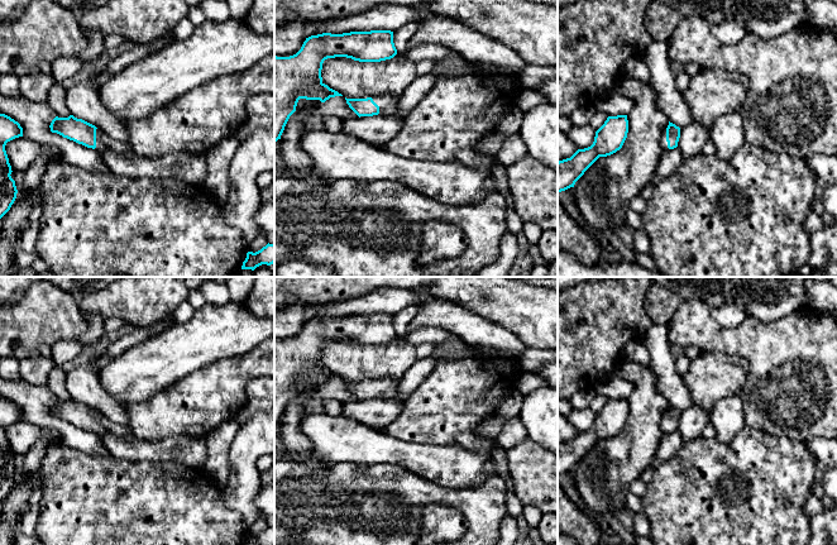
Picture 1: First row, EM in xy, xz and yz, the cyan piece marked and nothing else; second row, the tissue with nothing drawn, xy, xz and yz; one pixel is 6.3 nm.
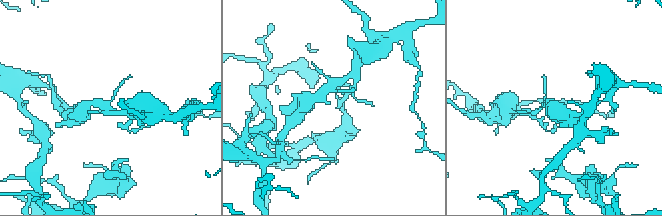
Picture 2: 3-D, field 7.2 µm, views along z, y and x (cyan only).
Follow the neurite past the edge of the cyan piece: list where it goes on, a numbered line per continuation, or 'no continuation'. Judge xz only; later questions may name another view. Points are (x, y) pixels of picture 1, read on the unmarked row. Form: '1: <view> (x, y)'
1: xz (387, 387)

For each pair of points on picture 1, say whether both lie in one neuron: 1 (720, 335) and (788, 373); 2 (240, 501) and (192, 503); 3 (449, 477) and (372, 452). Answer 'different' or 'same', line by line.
1: same
2: different
3: same

